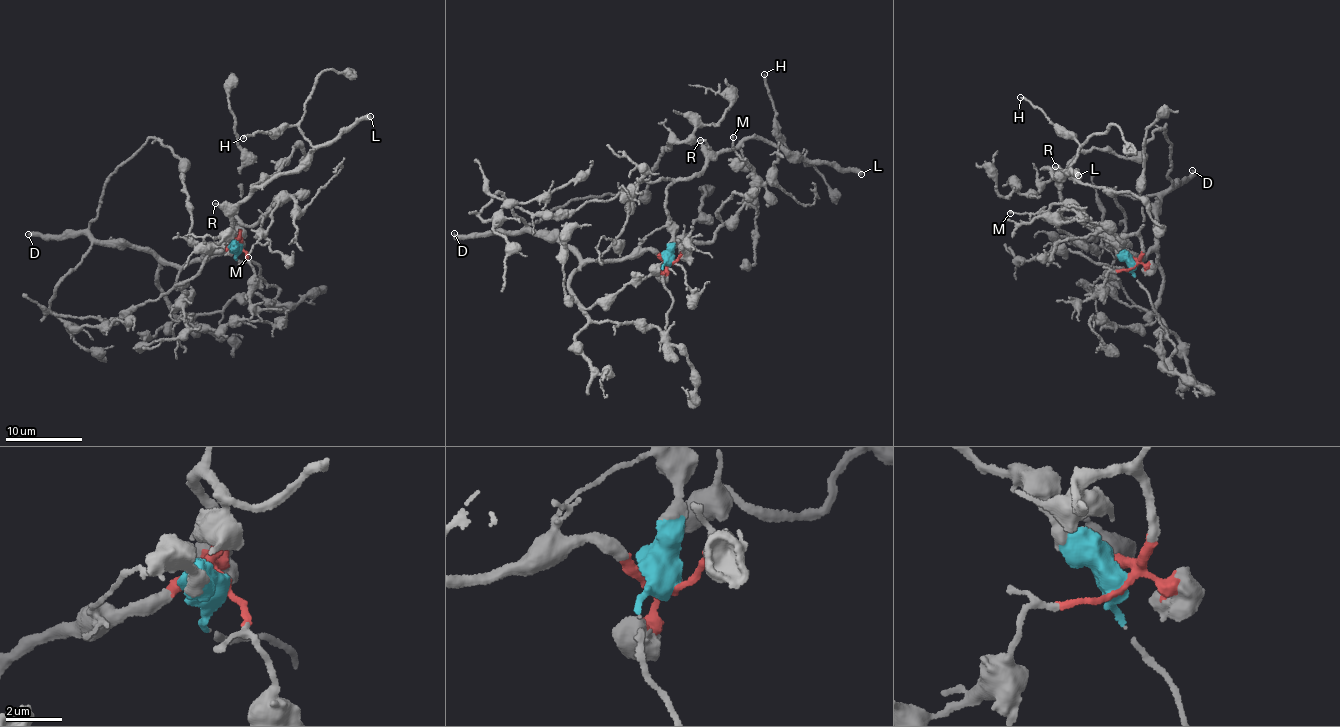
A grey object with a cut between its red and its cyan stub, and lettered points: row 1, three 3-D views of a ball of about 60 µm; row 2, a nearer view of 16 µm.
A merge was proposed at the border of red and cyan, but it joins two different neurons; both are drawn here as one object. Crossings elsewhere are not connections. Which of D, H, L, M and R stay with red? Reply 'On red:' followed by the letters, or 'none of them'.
On red: D, M

